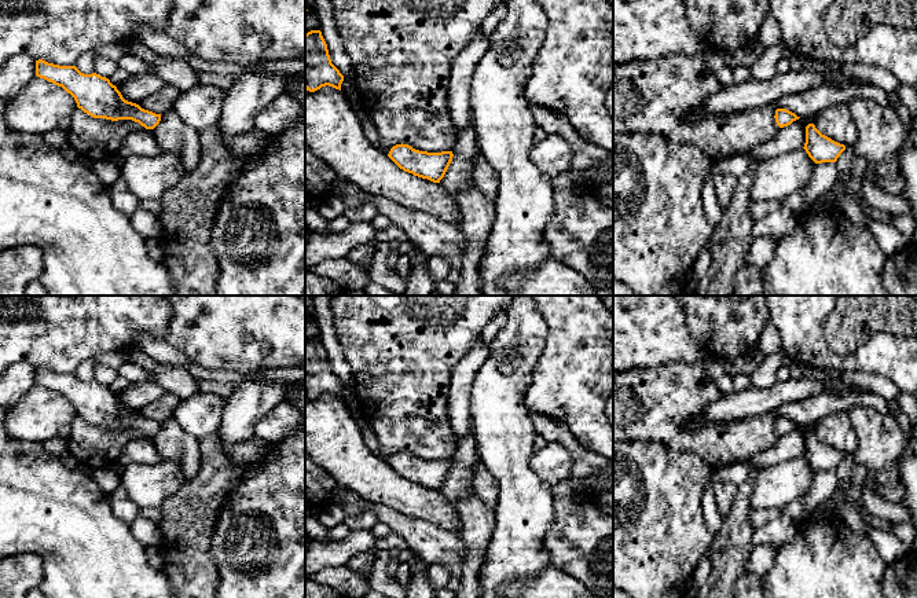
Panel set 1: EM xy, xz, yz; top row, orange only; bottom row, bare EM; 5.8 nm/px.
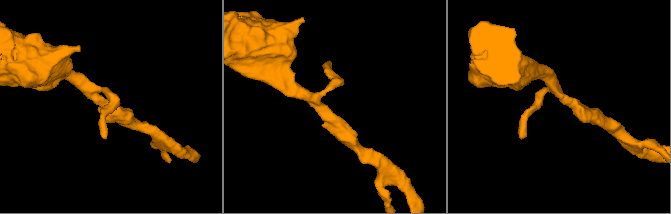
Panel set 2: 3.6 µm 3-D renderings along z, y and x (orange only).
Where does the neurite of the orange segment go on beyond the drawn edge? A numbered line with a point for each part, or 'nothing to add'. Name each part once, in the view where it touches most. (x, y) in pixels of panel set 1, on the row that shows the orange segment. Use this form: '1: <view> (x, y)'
nothing to add

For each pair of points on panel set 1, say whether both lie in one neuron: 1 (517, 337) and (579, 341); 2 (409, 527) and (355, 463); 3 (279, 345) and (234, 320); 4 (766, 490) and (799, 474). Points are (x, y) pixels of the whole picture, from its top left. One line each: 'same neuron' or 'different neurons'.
1: different neurons
2: different neurons
3: same neuron
4: same neuron

